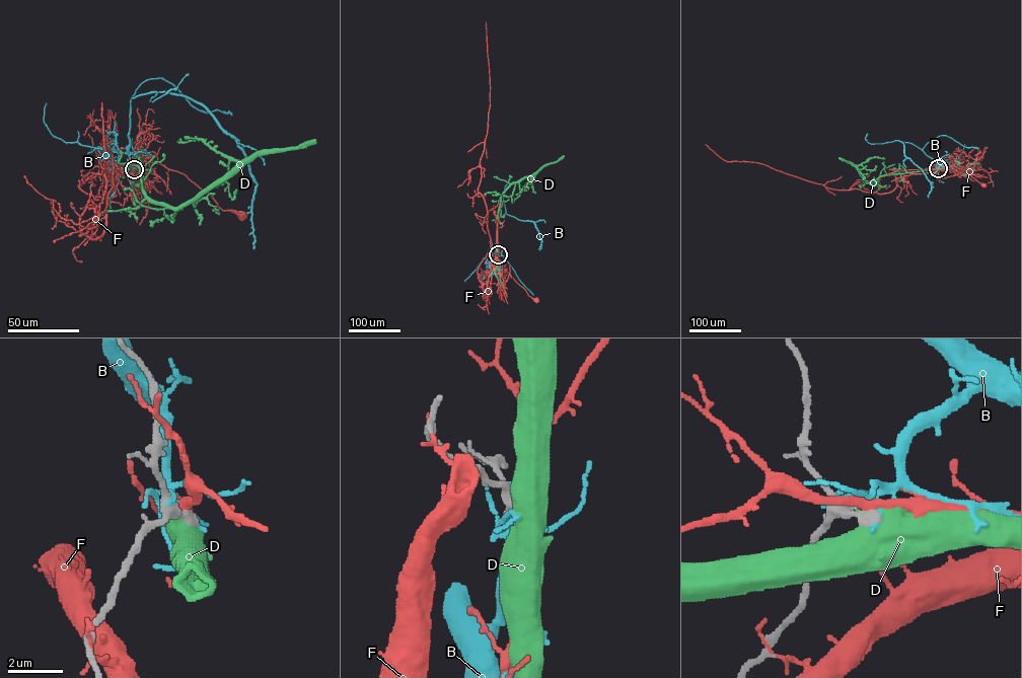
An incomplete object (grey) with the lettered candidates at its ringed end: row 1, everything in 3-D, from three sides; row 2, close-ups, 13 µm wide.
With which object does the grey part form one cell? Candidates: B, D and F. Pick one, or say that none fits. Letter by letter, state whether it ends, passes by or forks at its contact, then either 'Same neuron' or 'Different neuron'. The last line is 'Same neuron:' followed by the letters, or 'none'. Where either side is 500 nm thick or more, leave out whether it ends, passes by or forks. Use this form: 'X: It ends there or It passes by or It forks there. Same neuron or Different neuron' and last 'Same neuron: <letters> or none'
B: It passes by. Different neuron
D: Different neuron
F: It passes by. Different neuron
Same neuron: none

